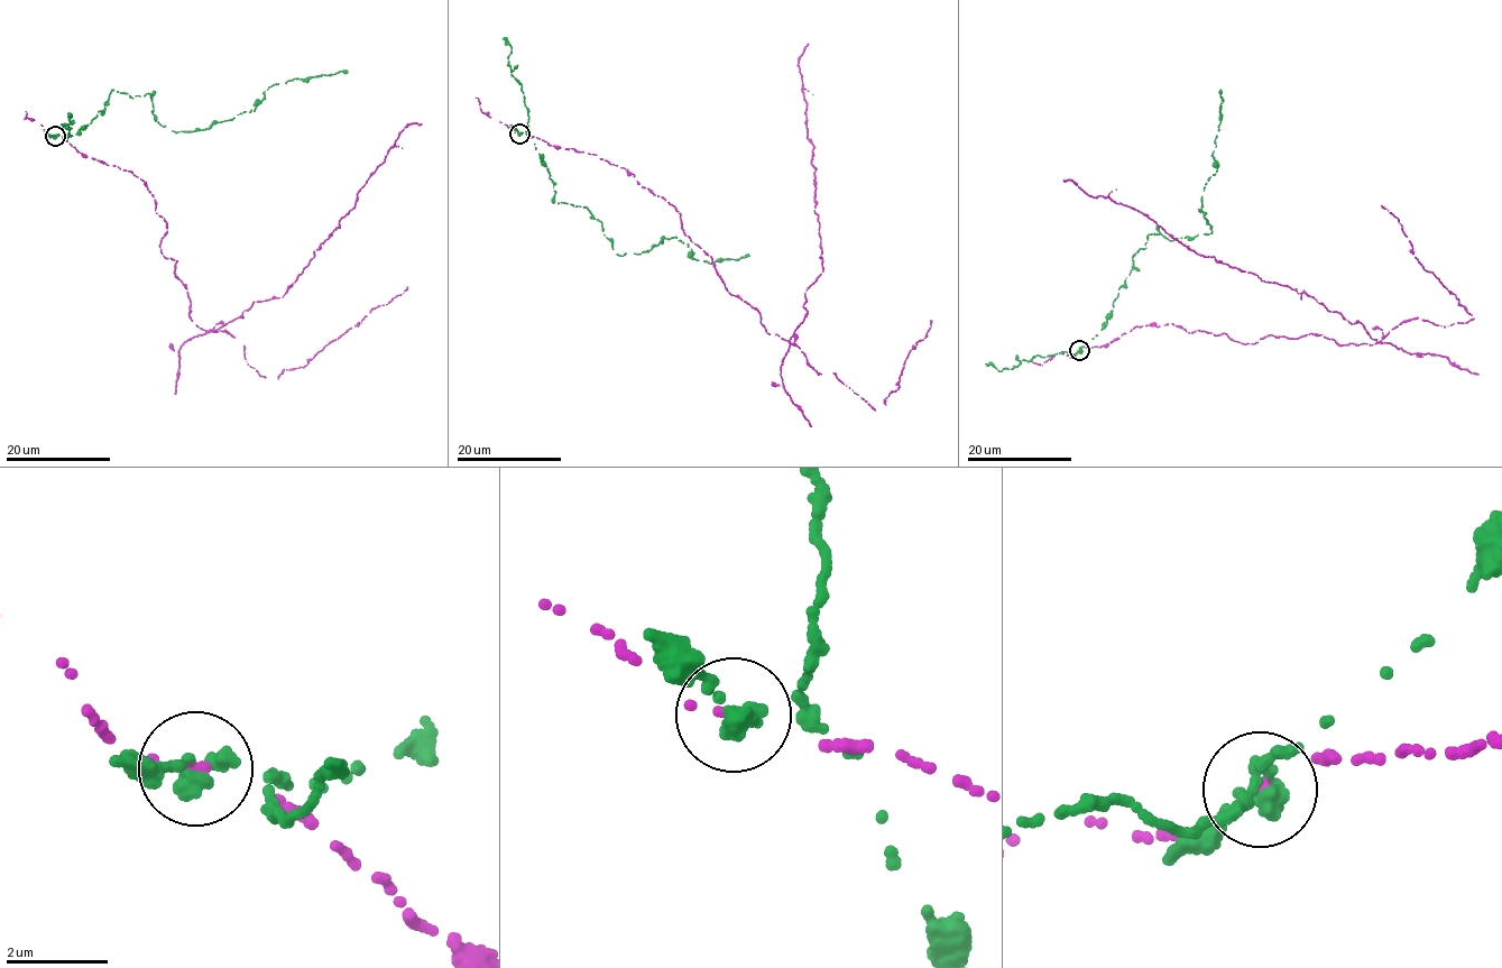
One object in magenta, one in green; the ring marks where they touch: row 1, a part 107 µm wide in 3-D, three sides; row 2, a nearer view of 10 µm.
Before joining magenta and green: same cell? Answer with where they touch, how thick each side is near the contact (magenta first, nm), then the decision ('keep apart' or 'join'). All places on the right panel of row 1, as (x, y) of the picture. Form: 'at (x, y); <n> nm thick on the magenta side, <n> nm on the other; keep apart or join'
at (1079, 350); 150 nm thick on the magenta side, 440 nm on the other; keep apart

